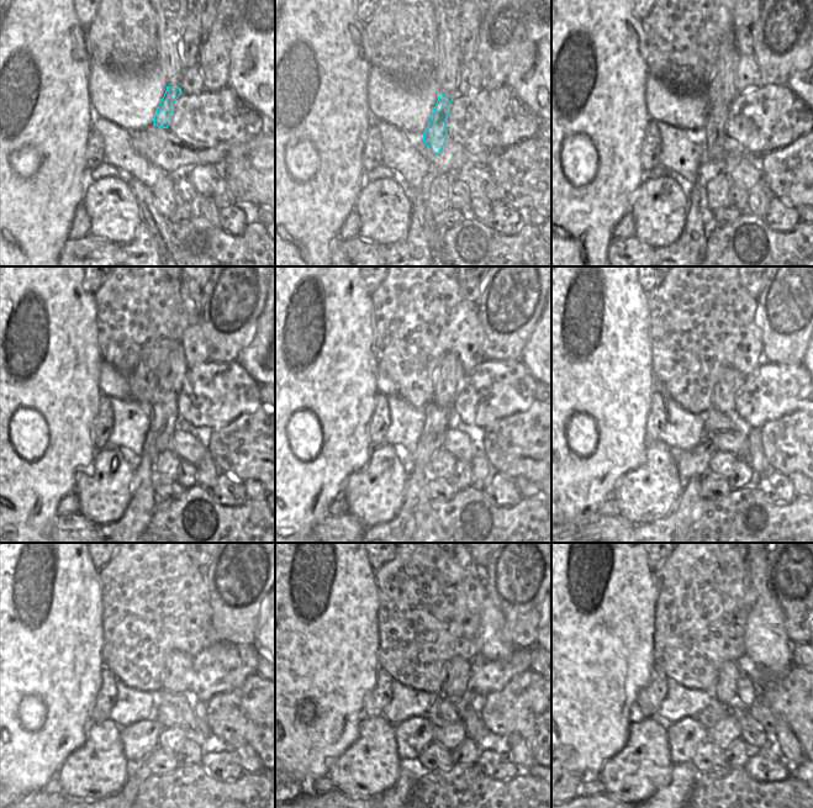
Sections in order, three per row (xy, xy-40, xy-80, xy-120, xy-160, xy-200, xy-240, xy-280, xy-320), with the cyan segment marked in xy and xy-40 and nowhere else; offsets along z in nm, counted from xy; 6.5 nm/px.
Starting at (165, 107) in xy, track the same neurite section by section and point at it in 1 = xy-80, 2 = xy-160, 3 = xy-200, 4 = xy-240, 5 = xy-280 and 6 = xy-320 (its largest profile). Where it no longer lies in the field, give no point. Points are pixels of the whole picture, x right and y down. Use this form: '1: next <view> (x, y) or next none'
1: next xy-80 (713, 137)
2: next xy-160 (438, 421)
3: next xy-200 (695, 463)
4: next xy-240 (140, 739)
5: next xy-280 (412, 735)
6: next xy-320 (684, 737)

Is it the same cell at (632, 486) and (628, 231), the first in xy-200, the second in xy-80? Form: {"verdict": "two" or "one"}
{"verdict": "two"}

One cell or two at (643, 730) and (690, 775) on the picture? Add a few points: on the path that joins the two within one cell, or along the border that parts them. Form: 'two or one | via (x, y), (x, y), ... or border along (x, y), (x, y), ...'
two | border along (675, 764), (671, 779), (659, 788)

